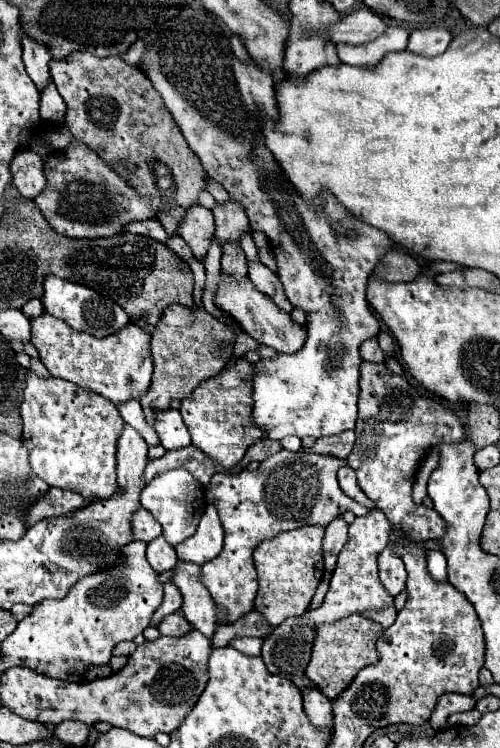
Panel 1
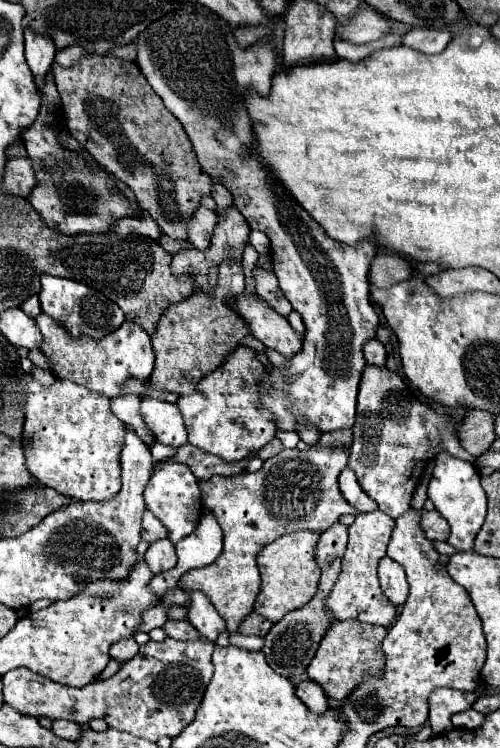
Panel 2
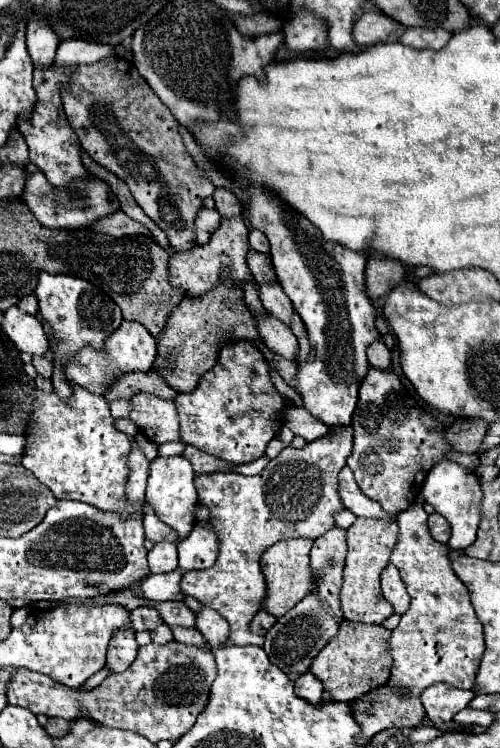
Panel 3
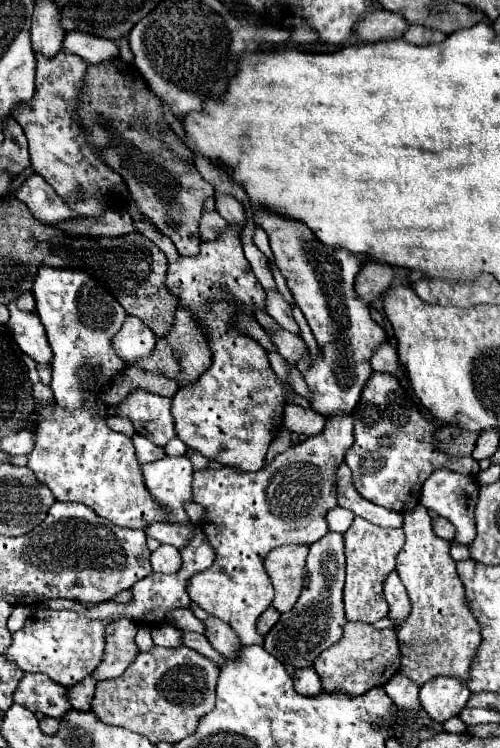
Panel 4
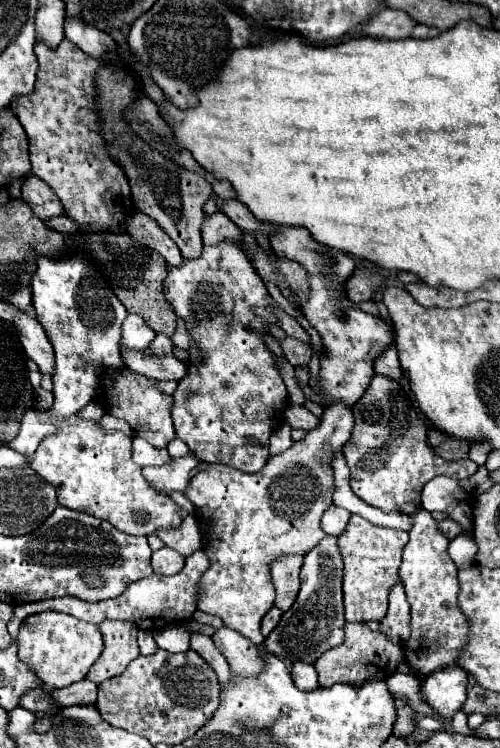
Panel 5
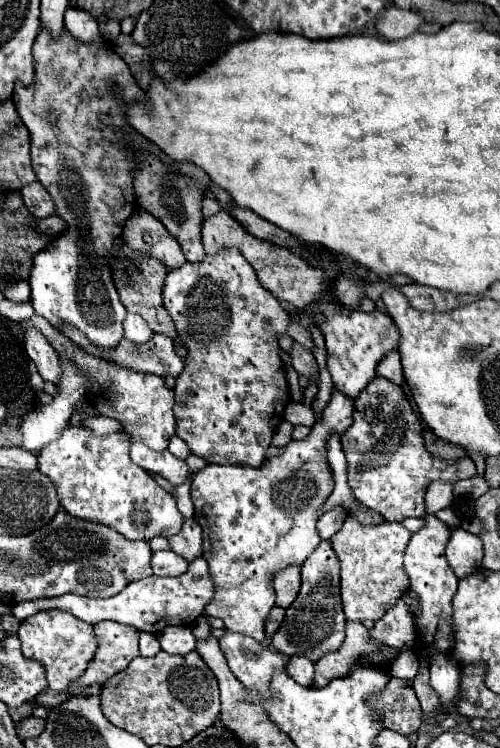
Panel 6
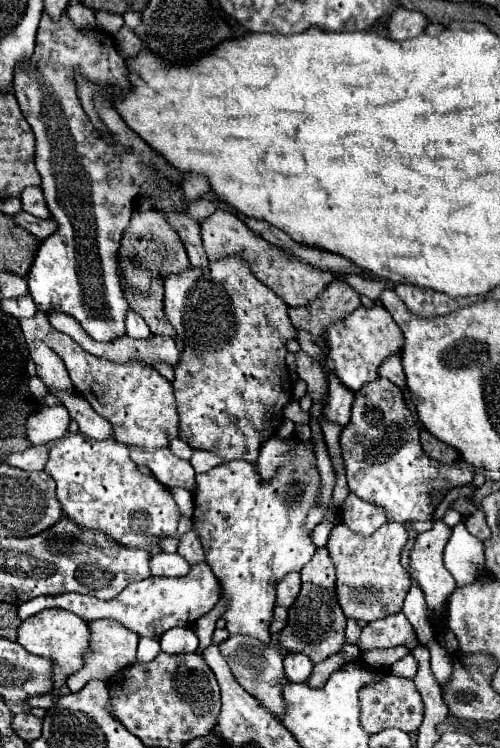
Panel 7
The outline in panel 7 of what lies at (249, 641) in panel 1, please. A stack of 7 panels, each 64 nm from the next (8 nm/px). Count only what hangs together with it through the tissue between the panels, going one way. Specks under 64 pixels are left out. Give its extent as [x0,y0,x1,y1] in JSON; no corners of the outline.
[192,372,354,642]

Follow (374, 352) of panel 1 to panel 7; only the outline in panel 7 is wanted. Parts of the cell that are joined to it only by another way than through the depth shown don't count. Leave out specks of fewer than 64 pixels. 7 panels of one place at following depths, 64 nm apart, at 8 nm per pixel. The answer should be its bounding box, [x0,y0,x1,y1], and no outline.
[380,354,406,388]

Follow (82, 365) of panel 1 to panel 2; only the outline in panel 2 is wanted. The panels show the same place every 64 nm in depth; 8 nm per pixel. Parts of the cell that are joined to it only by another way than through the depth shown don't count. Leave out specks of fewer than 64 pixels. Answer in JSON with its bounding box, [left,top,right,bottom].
[36,314,154,398]

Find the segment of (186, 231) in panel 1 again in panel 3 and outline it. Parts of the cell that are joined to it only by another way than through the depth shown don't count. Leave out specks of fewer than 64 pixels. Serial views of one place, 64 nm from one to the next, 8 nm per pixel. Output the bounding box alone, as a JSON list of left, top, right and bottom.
[194,208,220,246]

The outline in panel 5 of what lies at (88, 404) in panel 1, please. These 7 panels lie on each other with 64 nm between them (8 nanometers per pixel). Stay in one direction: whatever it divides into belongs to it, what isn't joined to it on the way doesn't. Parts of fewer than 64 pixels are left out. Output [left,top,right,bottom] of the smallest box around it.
[30,416,180,536]

